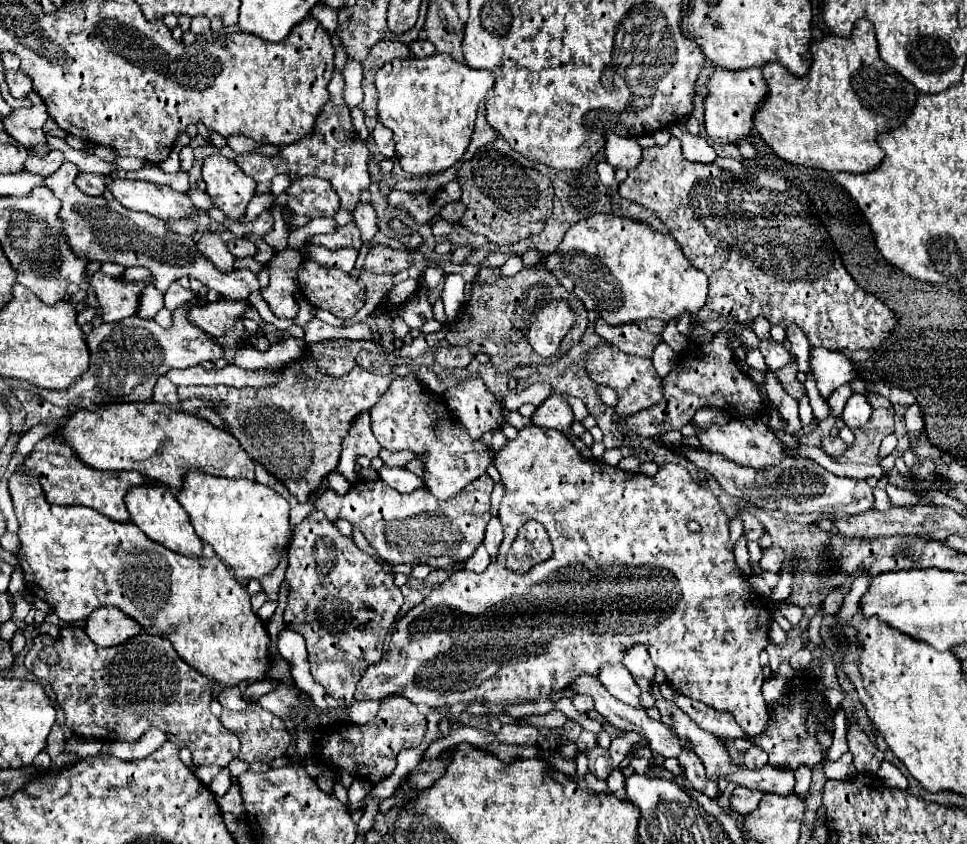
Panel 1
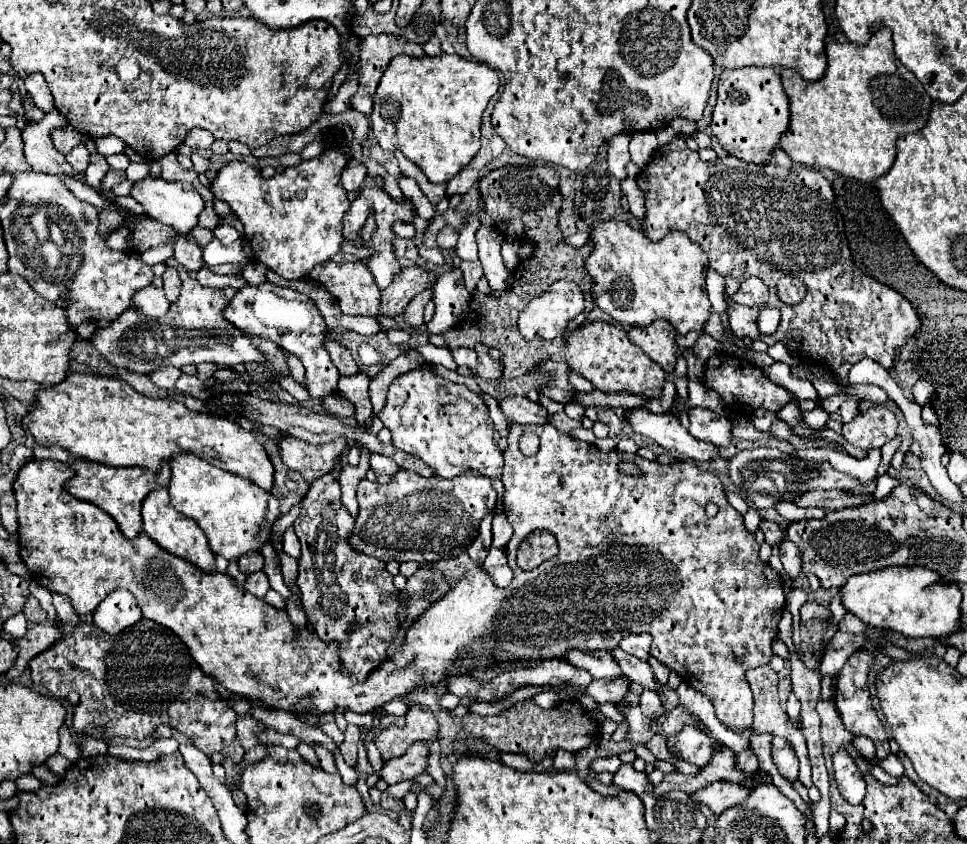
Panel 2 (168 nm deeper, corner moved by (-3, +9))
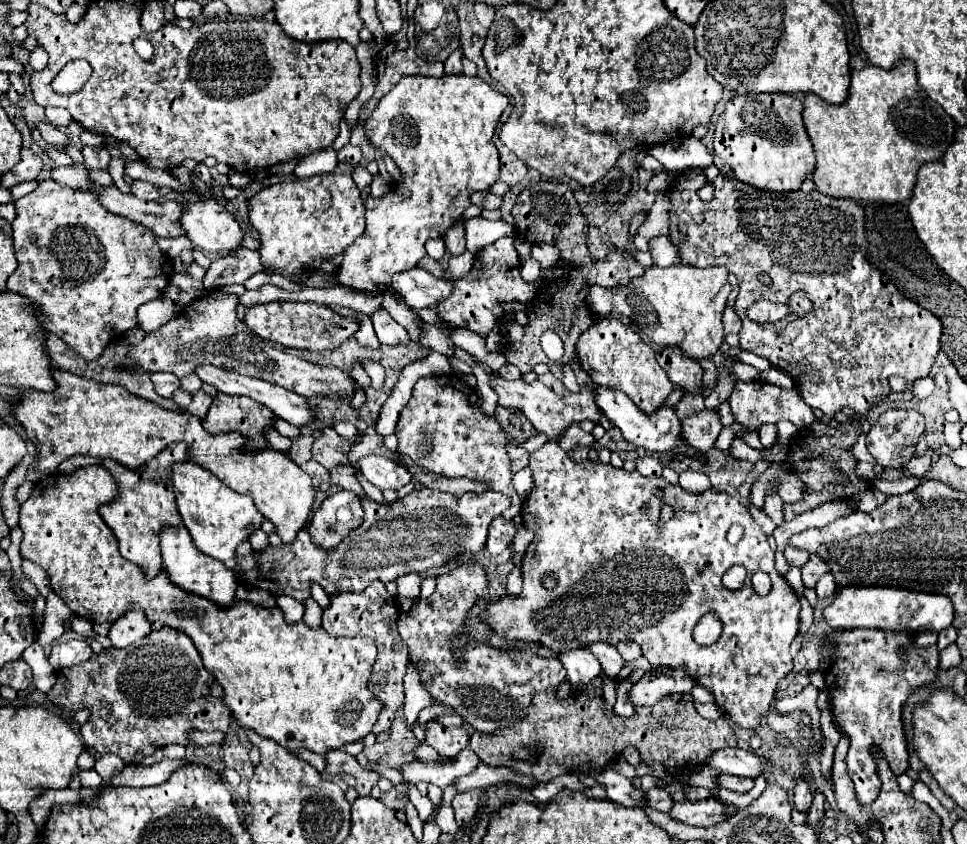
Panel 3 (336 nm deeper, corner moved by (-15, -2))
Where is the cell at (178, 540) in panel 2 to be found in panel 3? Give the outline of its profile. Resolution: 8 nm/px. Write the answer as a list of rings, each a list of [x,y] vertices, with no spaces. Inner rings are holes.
[[[164,527],[160,533],[160,547],[162,547],[162,559],[164,559],[164,571],[172,585],[180,587],[182,591],[190,595],[204,597],[220,607],[230,607],[234,601],[234,593],[238,589],[238,581],[232,569],[228,569],[224,563],[210,559],[202,551],[196,551],[196,545],[192,543],[192,537],[188,535],[186,527]]]

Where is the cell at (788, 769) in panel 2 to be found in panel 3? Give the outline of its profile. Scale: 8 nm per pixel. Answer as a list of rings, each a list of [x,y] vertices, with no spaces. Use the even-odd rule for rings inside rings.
[[[798,779],[796,787],[794,787],[794,807],[798,811],[802,811],[802,813],[808,813],[810,805],[812,805],[812,799],[814,799],[814,795],[812,795],[808,783],[802,781],[802,779]]]

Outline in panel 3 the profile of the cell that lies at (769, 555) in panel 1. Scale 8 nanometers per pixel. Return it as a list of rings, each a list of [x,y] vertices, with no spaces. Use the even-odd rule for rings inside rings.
[[[812,555],[812,557],[808,559],[808,563],[802,567],[802,581],[804,581],[806,587],[814,589],[816,581],[818,581],[824,573],[828,573],[828,565],[824,563],[824,559],[822,559],[820,555]]]

